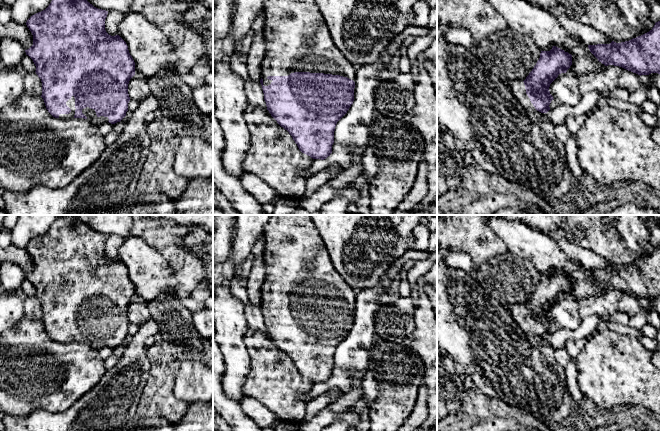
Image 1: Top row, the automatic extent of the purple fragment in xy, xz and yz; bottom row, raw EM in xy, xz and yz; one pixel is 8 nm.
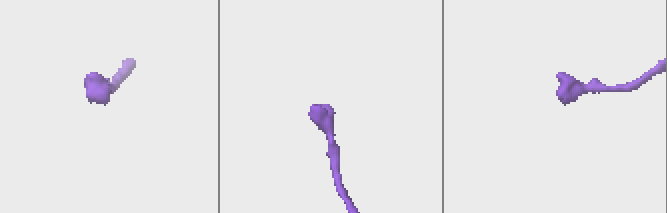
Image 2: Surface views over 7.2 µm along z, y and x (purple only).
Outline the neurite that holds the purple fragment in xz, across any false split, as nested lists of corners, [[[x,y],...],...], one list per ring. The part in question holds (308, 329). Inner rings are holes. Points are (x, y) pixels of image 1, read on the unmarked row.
[[[276,215],[274,219],[270,219],[264,226],[263,237],[265,239],[265,249],[262,253],[264,264],[266,268],[264,282],[261,288],[262,302],[260,307],[262,309],[264,324],[266,326],[267,334],[277,347],[289,356],[293,364],[297,368],[299,374],[310,380],[313,383],[324,384],[332,377],[332,369],[334,367],[334,355],[337,346],[347,337],[354,325],[354,312],[357,292],[354,291],[338,274],[335,269],[325,244],[315,227],[310,215]]]

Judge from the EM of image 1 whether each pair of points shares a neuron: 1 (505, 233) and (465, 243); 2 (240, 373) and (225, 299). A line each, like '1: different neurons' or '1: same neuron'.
1: different neurons
2: same neuron

